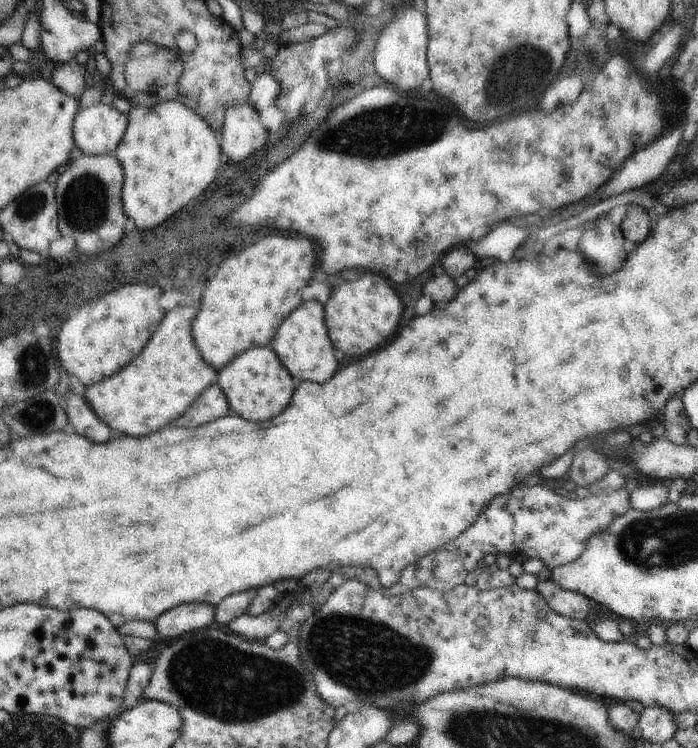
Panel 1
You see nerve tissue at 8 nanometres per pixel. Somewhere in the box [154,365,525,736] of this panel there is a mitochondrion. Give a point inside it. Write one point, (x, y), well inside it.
(229, 684)

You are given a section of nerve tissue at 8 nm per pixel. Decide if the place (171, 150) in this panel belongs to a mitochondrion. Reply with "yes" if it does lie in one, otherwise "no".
no

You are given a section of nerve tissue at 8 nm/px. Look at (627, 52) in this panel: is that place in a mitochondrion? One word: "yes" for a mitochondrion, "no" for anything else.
no

